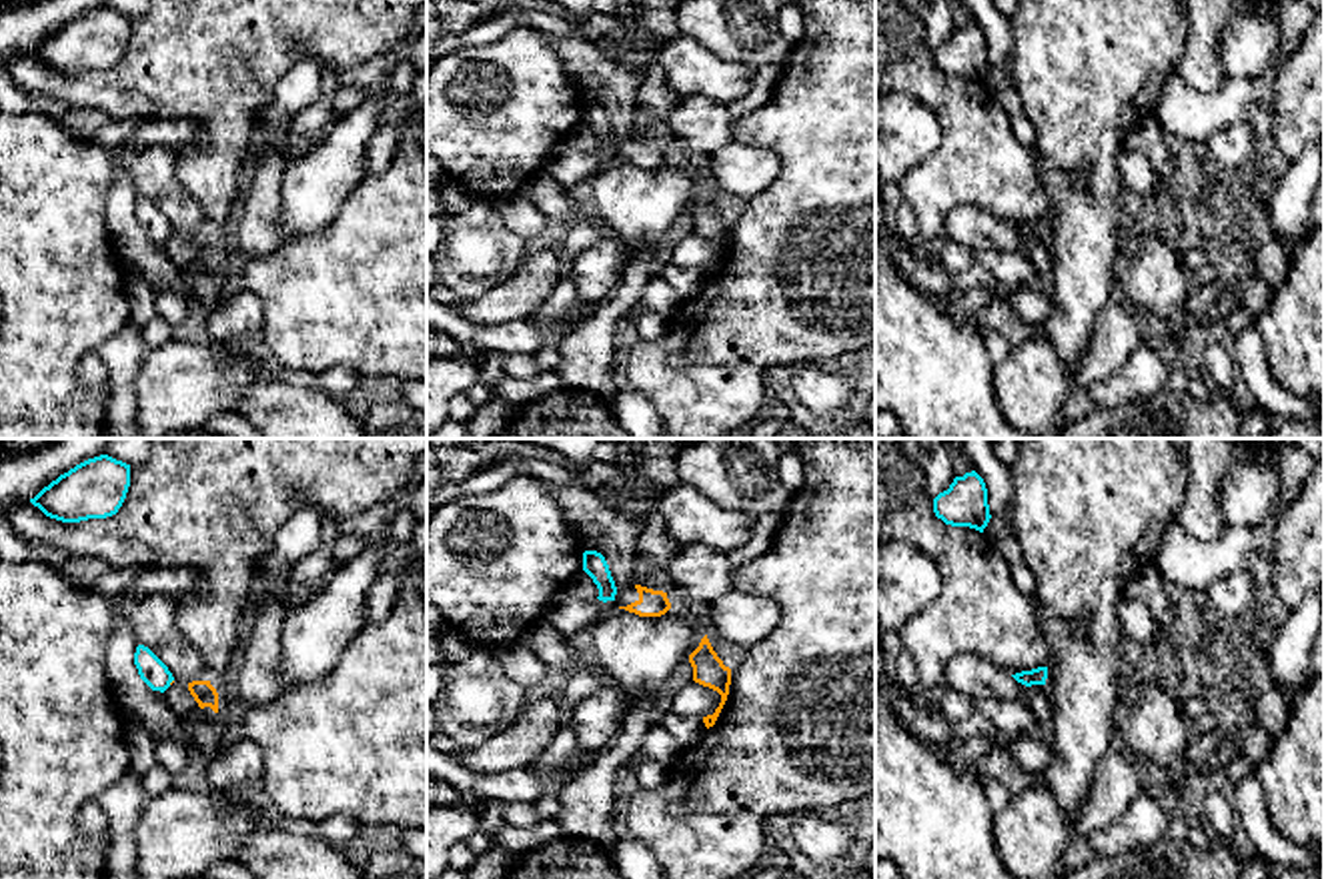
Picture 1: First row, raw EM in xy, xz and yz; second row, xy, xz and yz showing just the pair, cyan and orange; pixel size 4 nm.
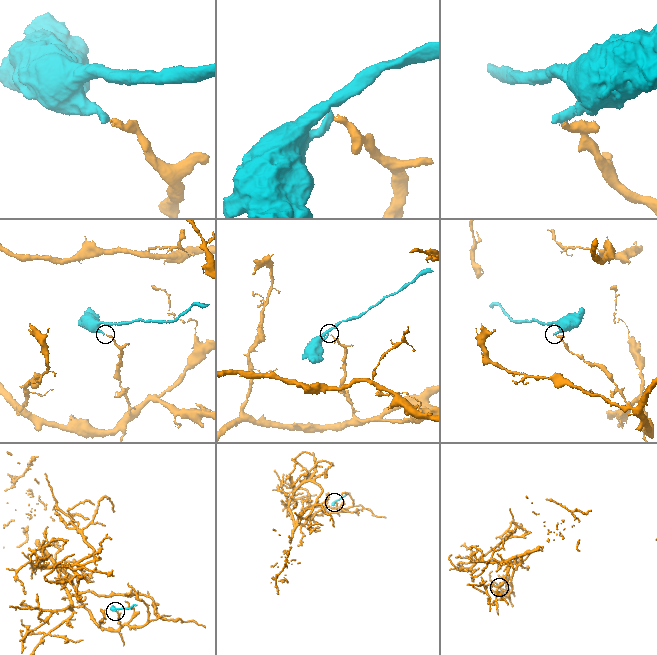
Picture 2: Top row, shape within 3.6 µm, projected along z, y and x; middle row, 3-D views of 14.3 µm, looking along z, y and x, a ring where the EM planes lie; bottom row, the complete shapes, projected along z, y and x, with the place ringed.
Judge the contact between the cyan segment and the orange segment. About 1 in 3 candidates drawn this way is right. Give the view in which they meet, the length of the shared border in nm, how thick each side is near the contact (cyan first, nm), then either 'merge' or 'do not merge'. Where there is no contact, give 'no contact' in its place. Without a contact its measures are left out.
meets cyan in xy; contact 30 nm long; 110 nm thick on the cyan side, 20 nm on the other; do not merge

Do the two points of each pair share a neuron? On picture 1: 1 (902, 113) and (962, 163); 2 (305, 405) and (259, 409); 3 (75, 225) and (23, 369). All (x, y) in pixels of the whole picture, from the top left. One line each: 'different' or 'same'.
1: different
2: same
3: same

